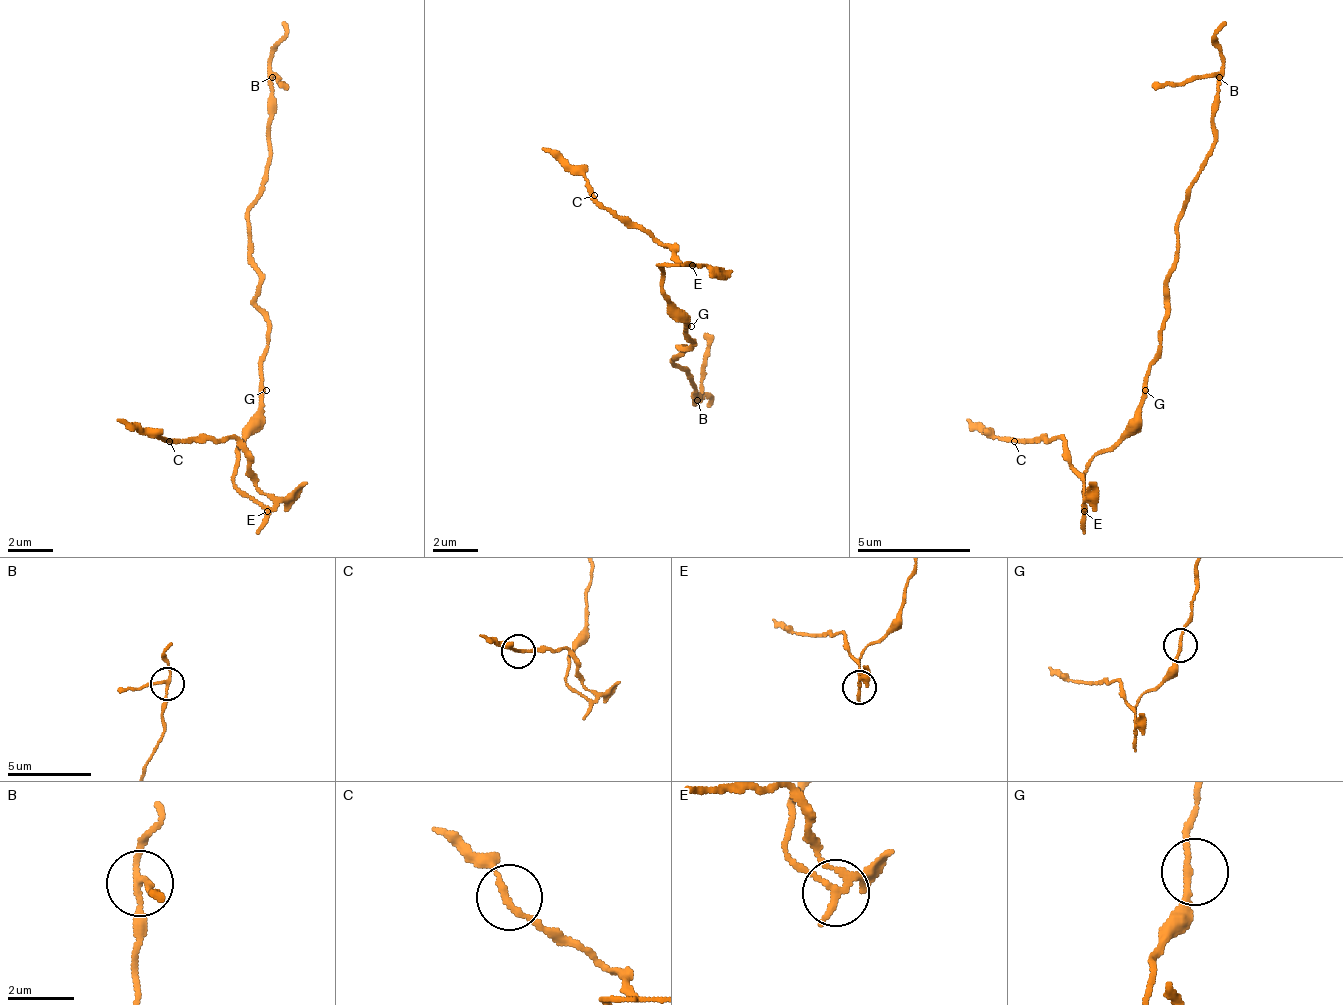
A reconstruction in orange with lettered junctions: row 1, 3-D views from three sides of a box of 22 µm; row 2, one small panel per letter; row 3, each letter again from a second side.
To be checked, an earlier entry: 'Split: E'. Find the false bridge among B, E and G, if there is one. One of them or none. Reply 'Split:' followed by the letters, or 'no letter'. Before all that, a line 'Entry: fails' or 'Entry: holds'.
Entry: holds
Split: E

